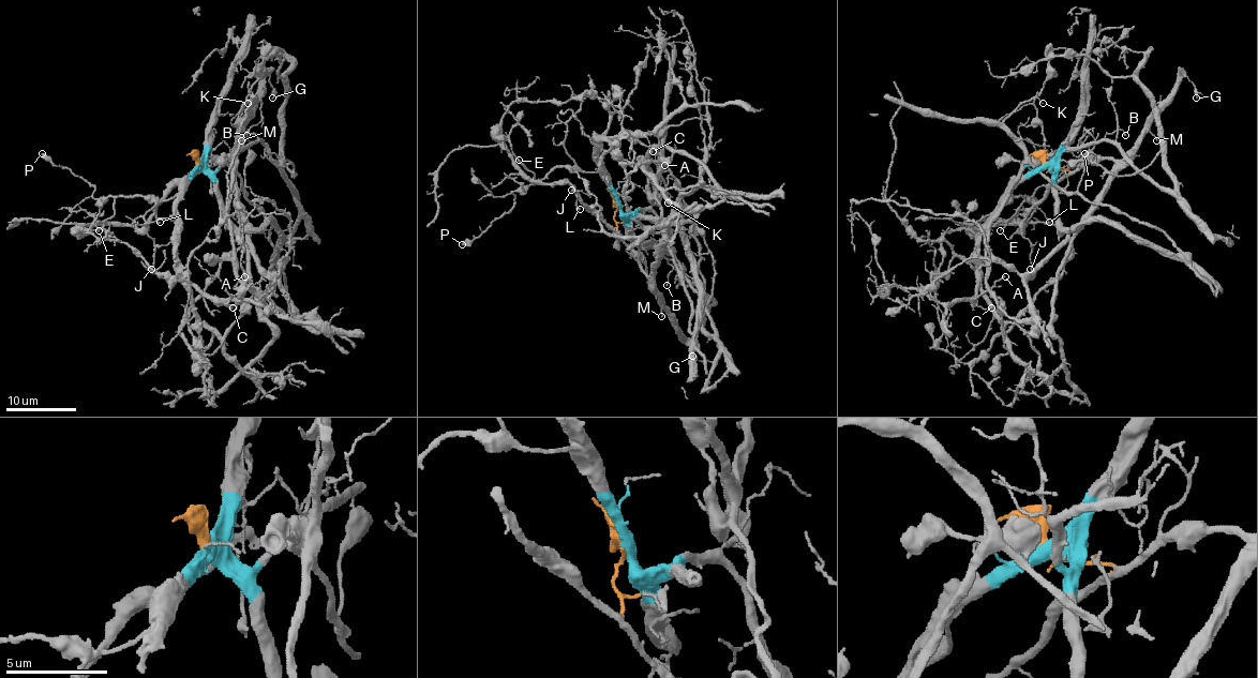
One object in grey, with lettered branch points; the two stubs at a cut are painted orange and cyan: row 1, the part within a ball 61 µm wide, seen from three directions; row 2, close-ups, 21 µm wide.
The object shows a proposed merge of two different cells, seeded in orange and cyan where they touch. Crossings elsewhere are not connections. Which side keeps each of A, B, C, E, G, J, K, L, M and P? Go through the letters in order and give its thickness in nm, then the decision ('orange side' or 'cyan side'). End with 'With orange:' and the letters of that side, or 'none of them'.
A: calibre 110 nm; cyan side
B: calibre 120 nm; cyan side
C: calibre 120 nm; cyan side
E: calibre 120 nm; cyan side
G: calibre 160 nm; orange side
J: calibre 110 nm; orange side
K: calibre 100 nm; cyan side
L: calibre 140 nm; orange side
M: calibre 100 nm; orange side
P: calibre 360 nm; cyan side
With orange: G, J, L, M

